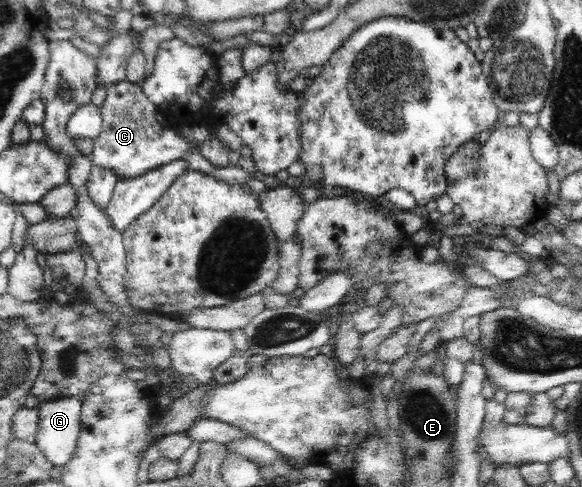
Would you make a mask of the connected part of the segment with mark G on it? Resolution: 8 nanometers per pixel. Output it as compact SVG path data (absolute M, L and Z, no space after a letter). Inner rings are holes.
M58 397L39 403L37 447L49 463L63 467L75 453L81 433L82 401L75 397Z

